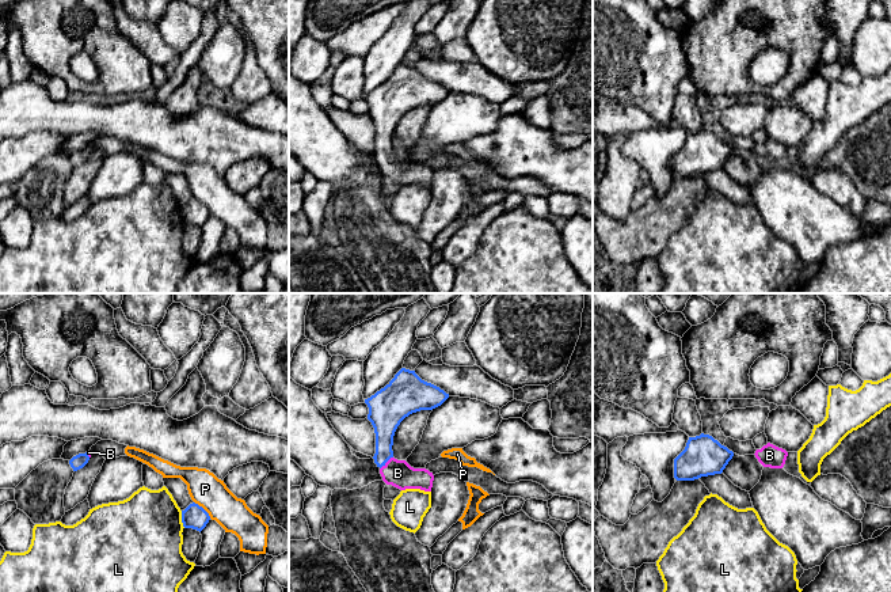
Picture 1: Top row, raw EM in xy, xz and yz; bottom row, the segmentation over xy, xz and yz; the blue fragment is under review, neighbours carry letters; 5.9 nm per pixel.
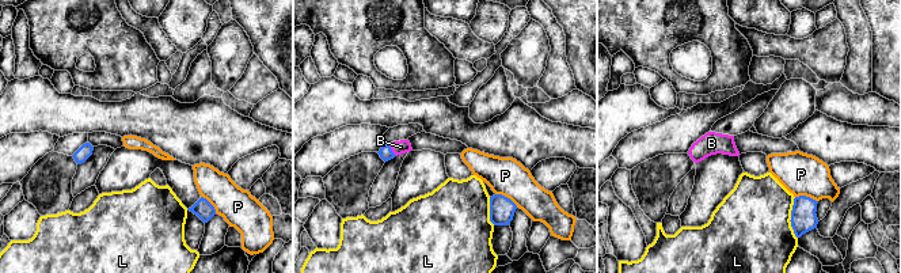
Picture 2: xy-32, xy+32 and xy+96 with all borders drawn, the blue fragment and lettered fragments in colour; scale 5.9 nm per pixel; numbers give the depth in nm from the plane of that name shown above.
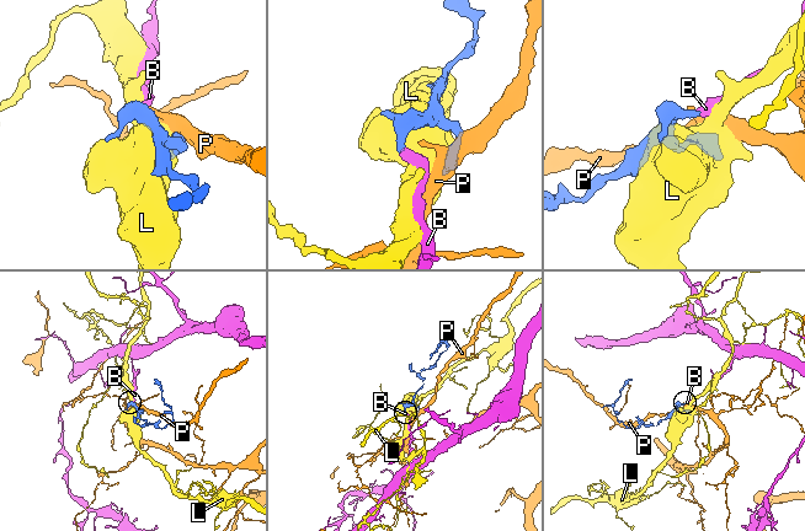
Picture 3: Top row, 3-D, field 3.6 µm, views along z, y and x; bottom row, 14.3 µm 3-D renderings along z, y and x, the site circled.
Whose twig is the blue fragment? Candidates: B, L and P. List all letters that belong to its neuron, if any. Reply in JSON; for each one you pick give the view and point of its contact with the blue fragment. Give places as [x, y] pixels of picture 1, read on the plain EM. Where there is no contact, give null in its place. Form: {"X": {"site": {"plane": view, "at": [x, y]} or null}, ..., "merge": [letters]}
{"B": {"site": {"plane": "xz", "at": [385, 158]}}, "merge": ["B"]}

